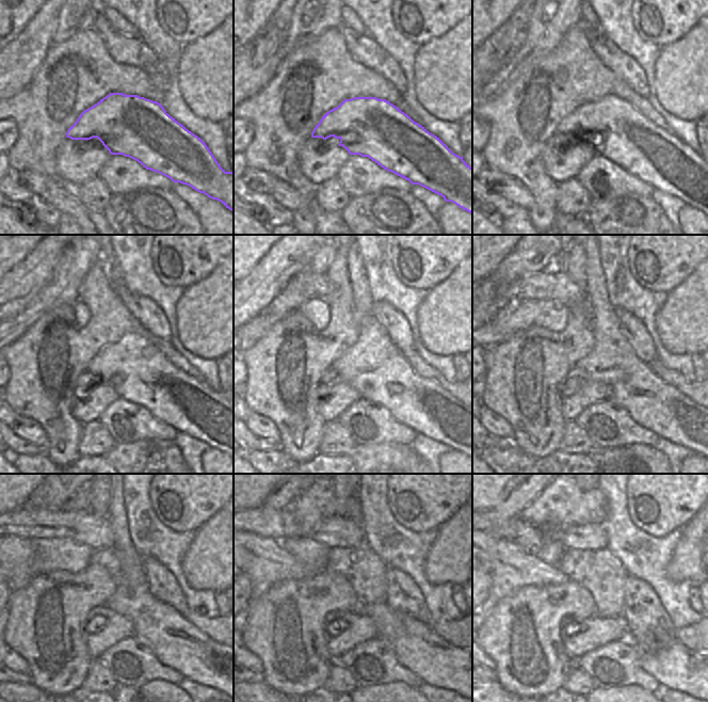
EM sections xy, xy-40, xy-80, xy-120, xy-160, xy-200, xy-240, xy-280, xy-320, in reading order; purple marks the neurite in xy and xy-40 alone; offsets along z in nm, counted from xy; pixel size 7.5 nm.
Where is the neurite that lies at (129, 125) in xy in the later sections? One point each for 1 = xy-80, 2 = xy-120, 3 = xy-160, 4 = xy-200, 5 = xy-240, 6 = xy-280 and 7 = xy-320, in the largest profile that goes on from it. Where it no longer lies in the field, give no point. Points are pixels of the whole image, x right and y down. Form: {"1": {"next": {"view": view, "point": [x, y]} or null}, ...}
{"1": {"next": {"view": "xy-80", "point": [615, 130]}}, "2": {"next": {"view": "xy-120", "point": [140, 373]}}, "3": {"next": {"view": "xy-160", "point": [373, 366]}}, "4": {"next": {"view": "xy-200", "point": [653, 403]}}, "5": {"next": {"view": "xy-240", "point": [176, 642]}}, "6": {"next": {"view": "xy-280", "point": [417, 647]}}, "7": {"next": {"view": "xy-320", "point": [674, 666]}}}

